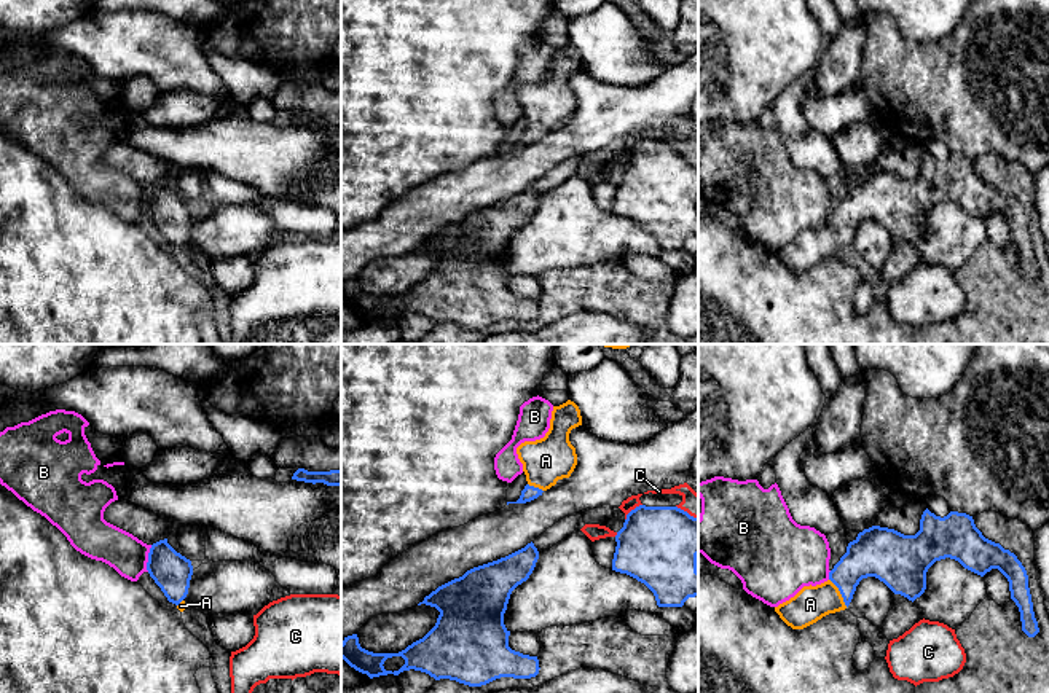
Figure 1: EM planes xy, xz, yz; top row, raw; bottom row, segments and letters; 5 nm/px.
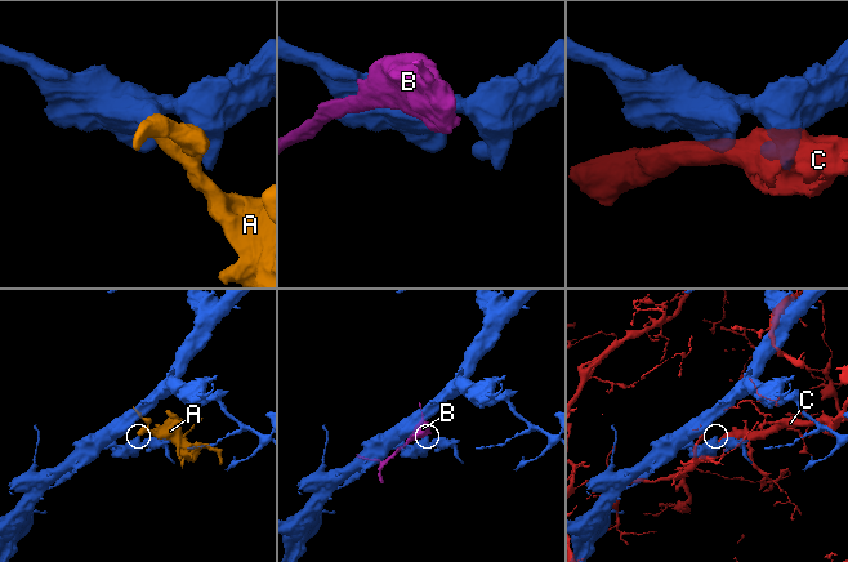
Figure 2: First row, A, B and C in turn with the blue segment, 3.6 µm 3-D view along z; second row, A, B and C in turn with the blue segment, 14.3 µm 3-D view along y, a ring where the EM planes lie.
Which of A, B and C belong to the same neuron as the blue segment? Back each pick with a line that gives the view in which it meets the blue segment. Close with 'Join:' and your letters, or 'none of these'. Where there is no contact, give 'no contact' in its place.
A: meets blue in yz
Join: A

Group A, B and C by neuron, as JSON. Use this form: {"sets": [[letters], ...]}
{"sets": [["A"], ["B"], ["C"]]}

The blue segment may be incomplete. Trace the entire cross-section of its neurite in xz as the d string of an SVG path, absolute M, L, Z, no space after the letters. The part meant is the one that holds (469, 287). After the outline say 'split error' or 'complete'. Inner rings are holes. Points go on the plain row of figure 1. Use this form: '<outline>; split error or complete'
M531 185L505 201L467 213L462 220L438 229L418 247L435 250L440 255L435 269L422 282L399 296L373 296L362 292L357 277L352 277L341 285L341 301L370 322L399 319L410 312L426 315L435 323L450 322L469 330L481 330L501 320L536 320L540 312L539 303L509 290L510 274L504 268L504 256L512 234L529 221L537 202L539 194ZM392 300L405 303L405 307L394 315L383 309Z; complete

